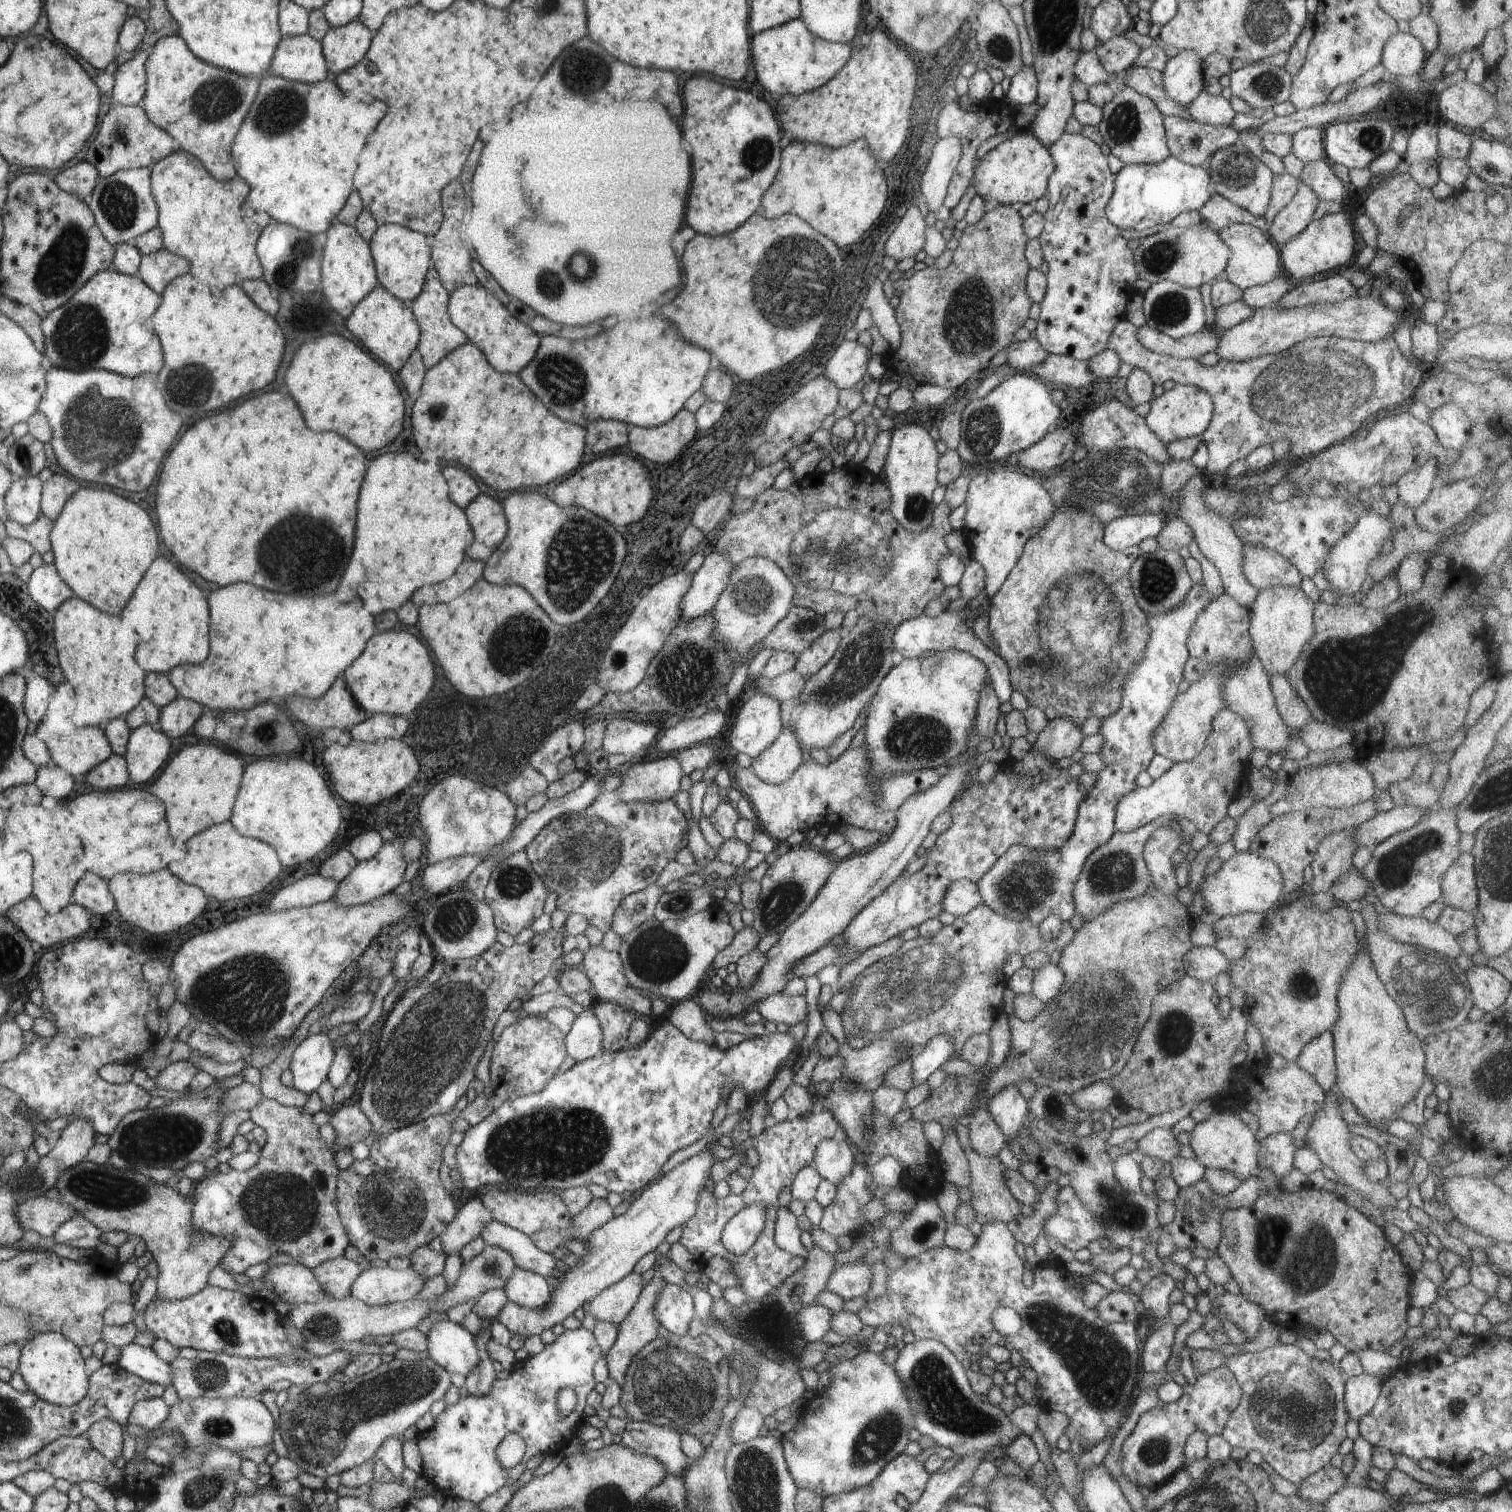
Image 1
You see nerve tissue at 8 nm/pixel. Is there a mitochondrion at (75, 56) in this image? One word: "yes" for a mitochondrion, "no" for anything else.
no

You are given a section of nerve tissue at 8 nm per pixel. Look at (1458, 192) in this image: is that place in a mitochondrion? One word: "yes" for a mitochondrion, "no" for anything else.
no

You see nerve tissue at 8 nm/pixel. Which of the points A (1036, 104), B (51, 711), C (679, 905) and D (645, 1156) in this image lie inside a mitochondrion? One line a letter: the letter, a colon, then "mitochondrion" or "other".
A: other
B: other
C: mitochondrion
D: other

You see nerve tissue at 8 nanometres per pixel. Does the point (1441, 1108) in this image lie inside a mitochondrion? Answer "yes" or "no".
no

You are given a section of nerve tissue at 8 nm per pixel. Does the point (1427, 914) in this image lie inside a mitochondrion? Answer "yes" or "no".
no

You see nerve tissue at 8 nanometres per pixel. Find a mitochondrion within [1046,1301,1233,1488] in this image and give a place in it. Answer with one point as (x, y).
(1155, 1451)

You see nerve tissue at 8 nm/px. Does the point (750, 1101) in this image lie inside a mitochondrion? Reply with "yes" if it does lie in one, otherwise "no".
no

